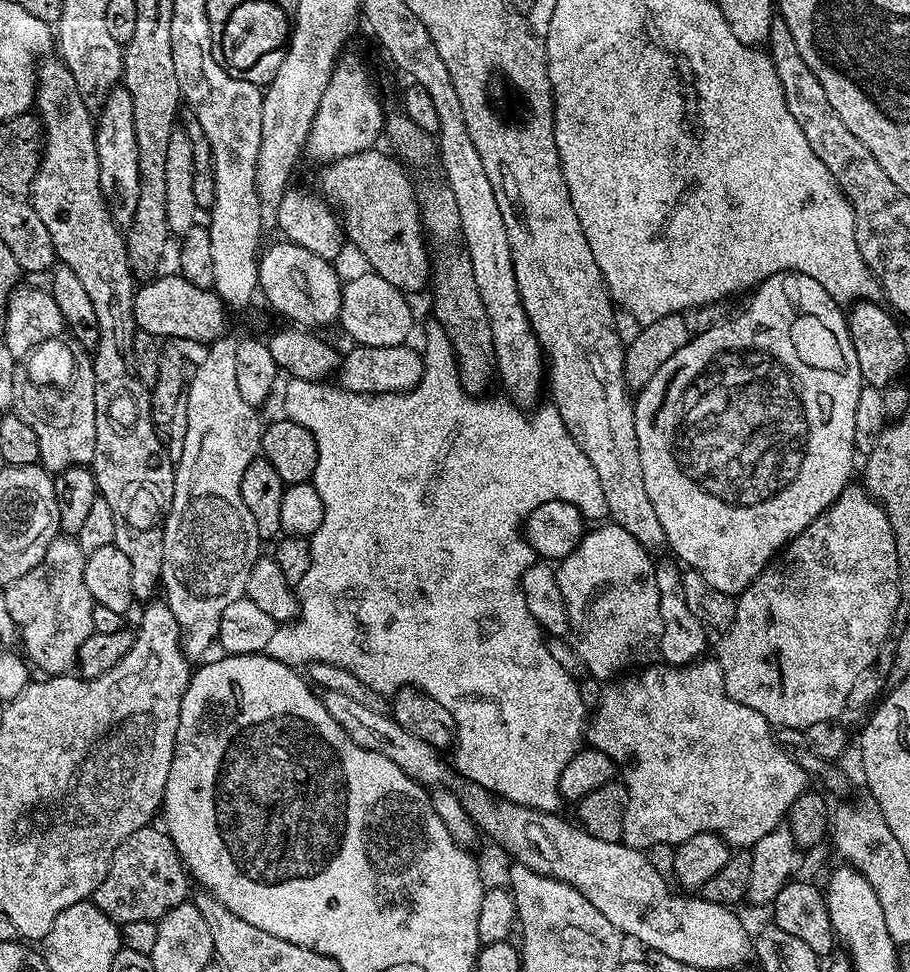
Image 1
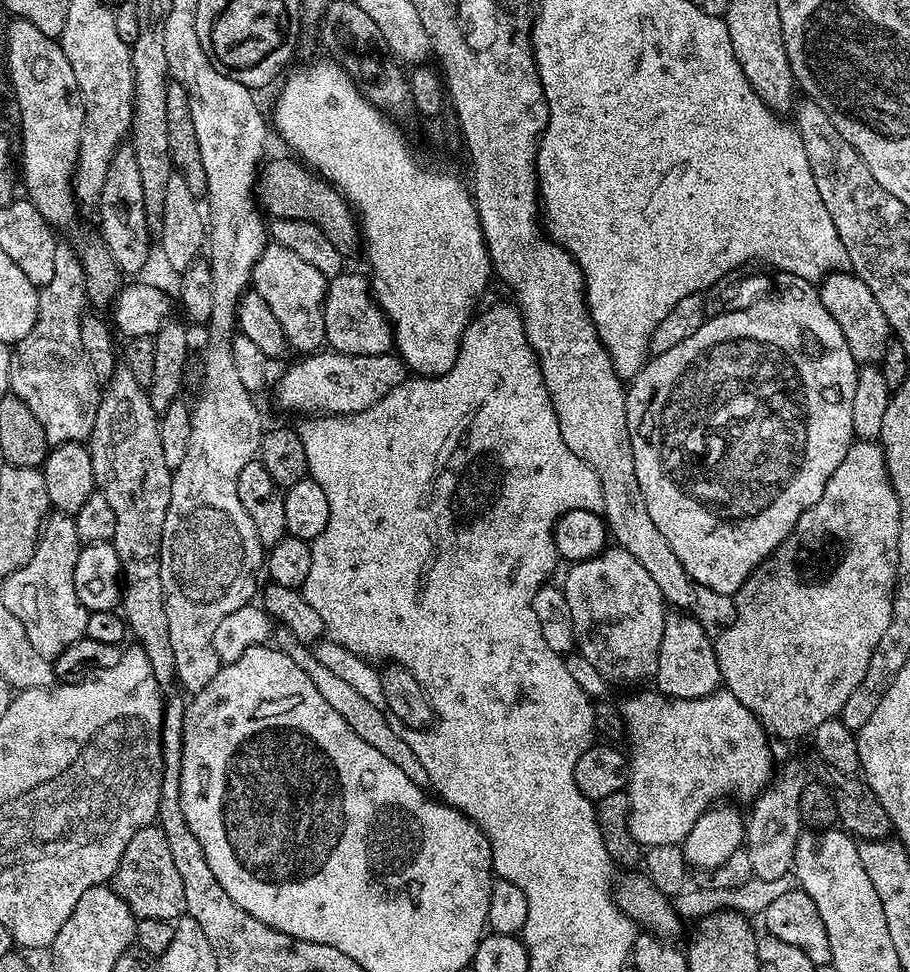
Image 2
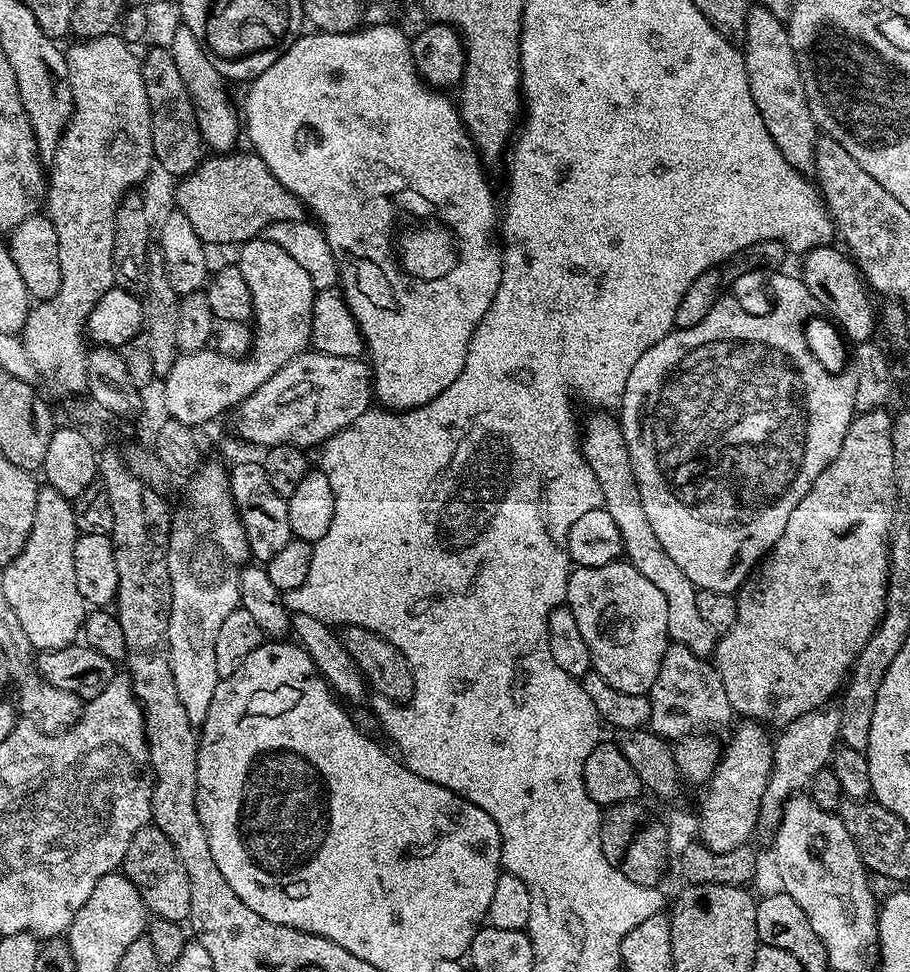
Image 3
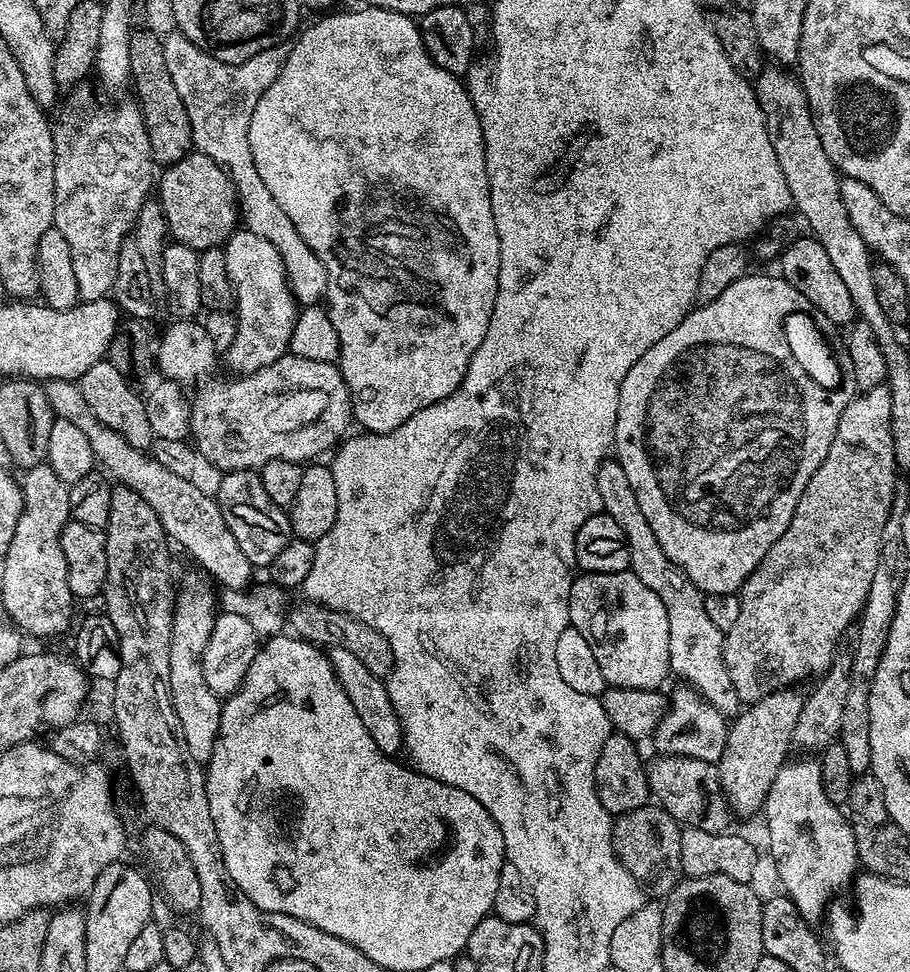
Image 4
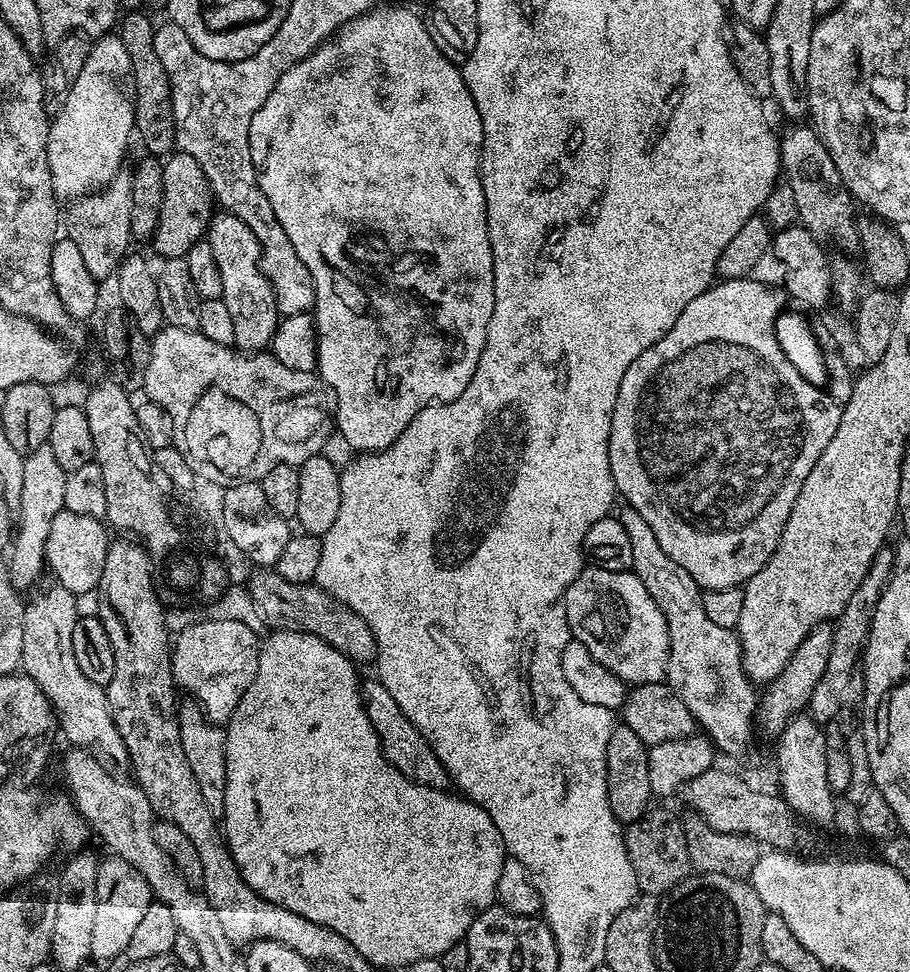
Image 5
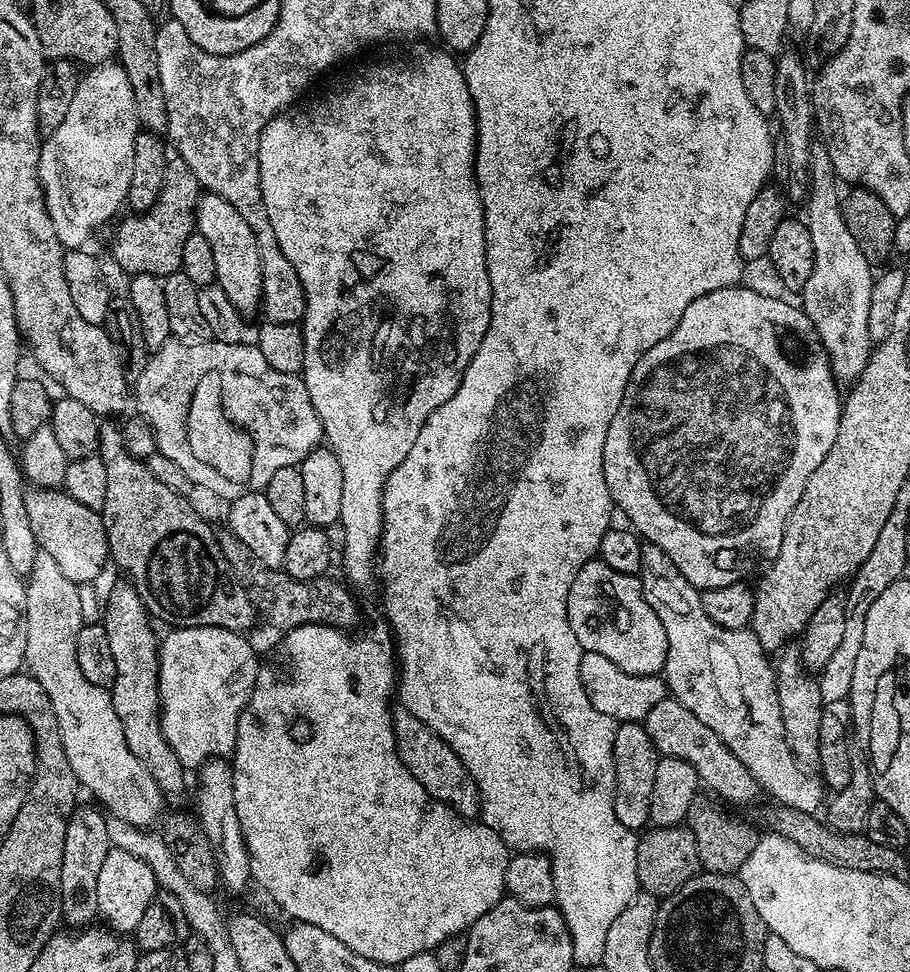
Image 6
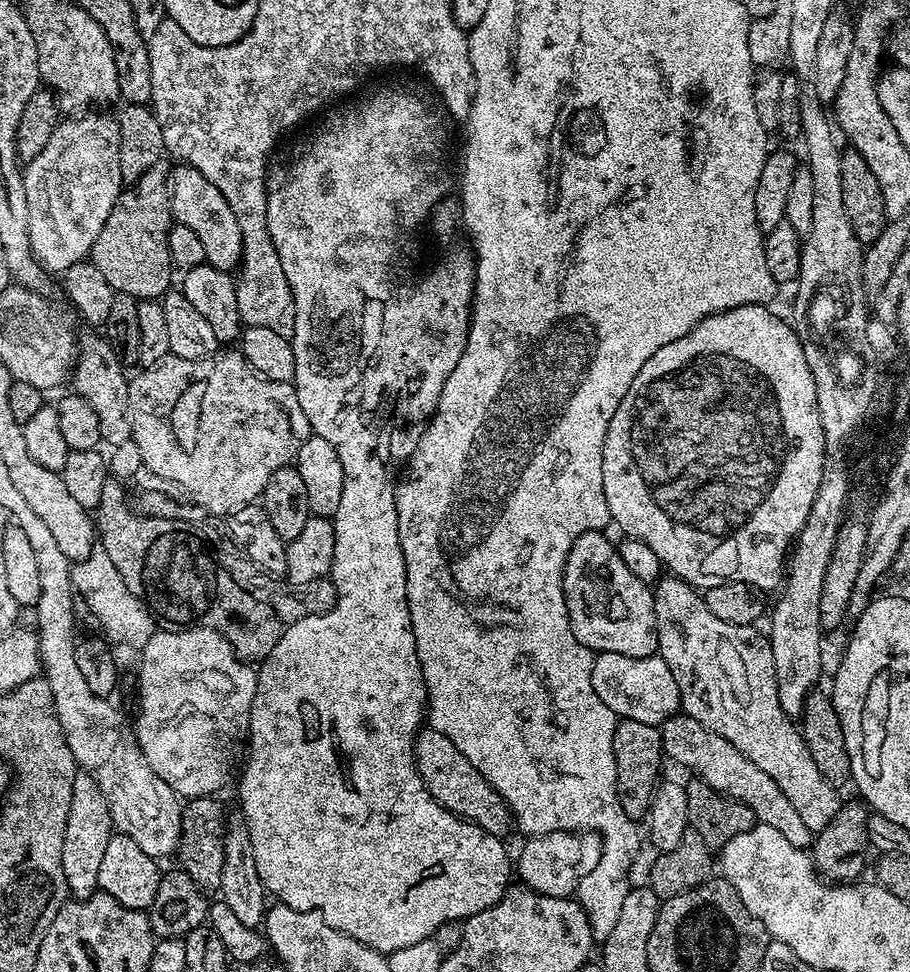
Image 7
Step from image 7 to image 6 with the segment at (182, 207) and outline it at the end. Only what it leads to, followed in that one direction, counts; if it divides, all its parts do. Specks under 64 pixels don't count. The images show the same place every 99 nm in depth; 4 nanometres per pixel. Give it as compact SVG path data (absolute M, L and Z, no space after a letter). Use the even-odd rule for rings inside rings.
M204 192L200 201L196 204L195 231L210 242L210 251L214 254L214 270L216 271L216 283L222 290L226 290L226 298L234 302L234 310L238 310L246 318L261 311L262 305L262 270L260 269L260 255L254 238L254 230L246 226L246 218L213 192Z

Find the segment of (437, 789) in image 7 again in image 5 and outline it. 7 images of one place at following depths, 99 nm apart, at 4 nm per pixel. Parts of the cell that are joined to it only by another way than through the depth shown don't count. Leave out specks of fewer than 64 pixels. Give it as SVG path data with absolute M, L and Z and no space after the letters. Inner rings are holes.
M379 678L371 679L365 679L362 684L364 709L378 734L386 759L403 776L422 786L447 789L450 784L448 771L442 766L436 751L428 745L424 735L414 726L414 722L410 722L410 718L406 718L406 714L402 714L402 709L398 707L398 702L394 702L390 690L386 690L386 686L382 686Z

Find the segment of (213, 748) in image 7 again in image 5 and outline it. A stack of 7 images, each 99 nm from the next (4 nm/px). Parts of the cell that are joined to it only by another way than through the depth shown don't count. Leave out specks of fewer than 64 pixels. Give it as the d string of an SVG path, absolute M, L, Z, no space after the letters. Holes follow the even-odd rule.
M203 619L179 629L180 637L175 637L171 645L172 679L177 689L185 688L192 695L189 697L203 708L212 723L224 726L250 682L254 682L262 640L256 637L256 628L237 620Z

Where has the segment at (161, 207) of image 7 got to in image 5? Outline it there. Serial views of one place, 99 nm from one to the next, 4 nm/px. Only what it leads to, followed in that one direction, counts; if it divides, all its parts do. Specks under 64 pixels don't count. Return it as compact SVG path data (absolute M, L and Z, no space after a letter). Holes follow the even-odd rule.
M176 150L163 161L164 166L164 201L162 202L162 214L158 220L156 232L150 241L151 247L156 247L156 252L164 260L183 257L199 240L205 239L208 224L214 215L214 197L212 188L208 184L206 174L202 174L202 166L190 158L190 154Z

